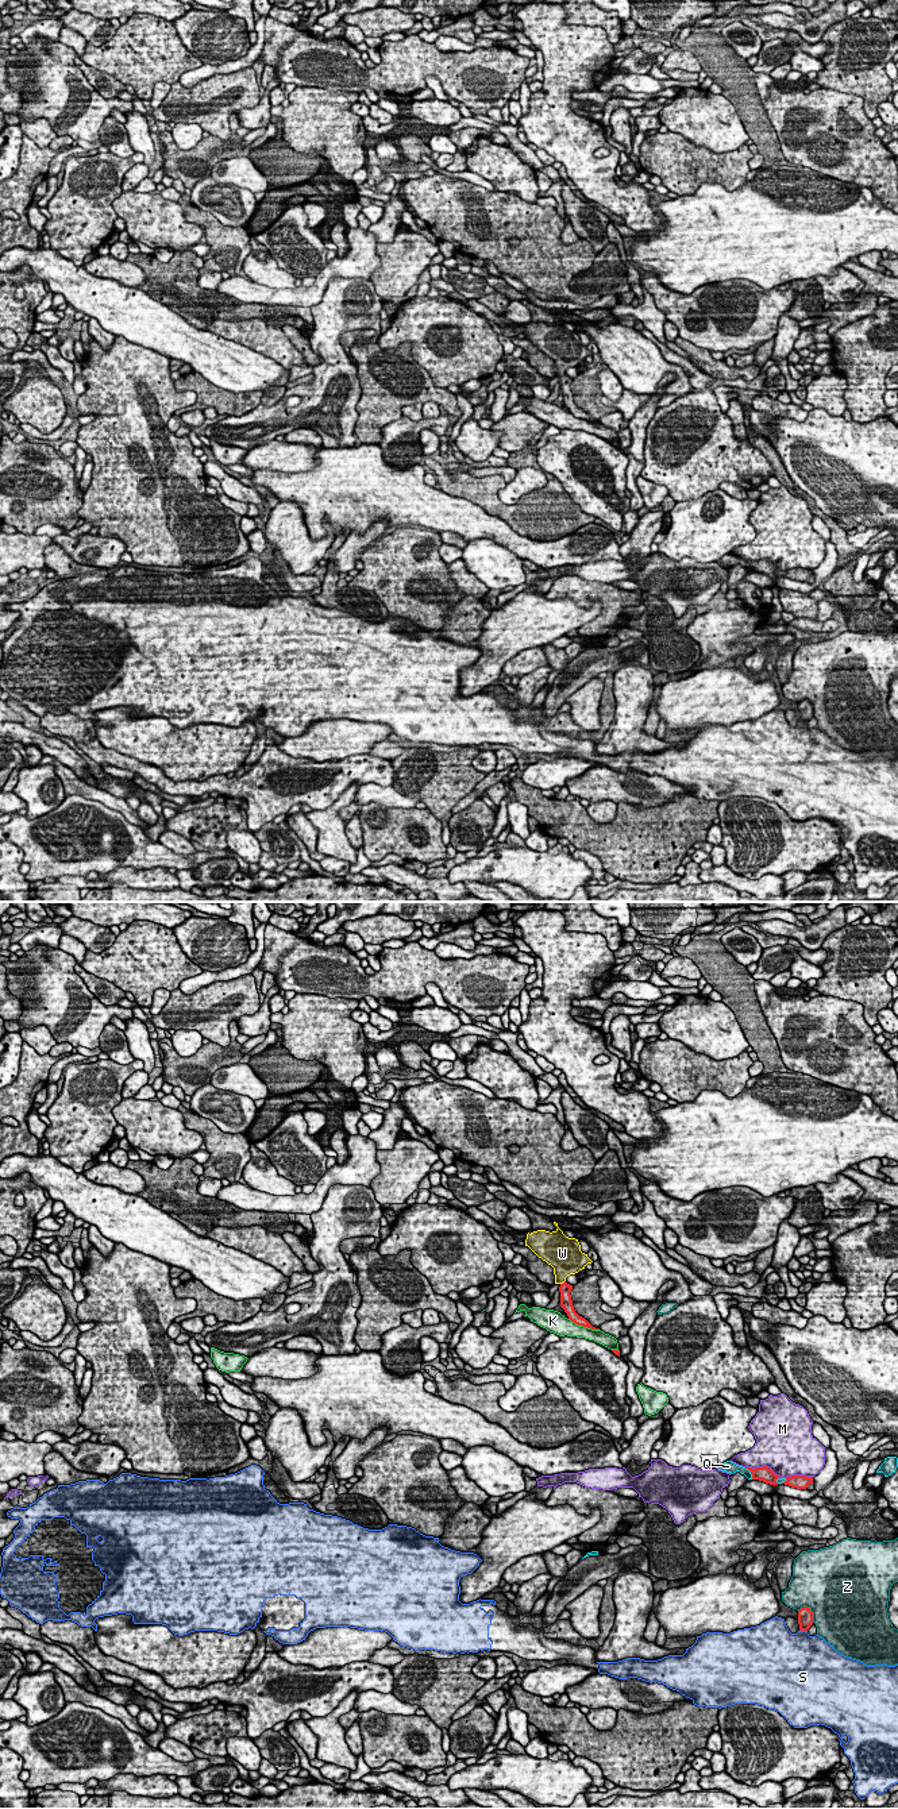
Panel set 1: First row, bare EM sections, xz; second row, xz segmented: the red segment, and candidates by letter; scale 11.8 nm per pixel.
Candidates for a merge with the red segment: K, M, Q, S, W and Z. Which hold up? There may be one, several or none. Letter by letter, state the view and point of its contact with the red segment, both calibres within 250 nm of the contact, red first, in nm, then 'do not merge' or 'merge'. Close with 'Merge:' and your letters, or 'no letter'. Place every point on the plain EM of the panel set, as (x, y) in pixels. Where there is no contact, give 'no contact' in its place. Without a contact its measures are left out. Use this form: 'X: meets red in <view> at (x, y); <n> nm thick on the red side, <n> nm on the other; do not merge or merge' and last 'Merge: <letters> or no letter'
K: meets red in xz at (584, 419); 120 nm thick on the red side, 220 nm on the other; do not merge
M: meets red in xz at (764, 559); 180 nm thick on the red side, 480 nm on the other; do not merge
Q: meets red in xz at (751, 566); 180 nm thick on the red side, 130 nm on the other; do not merge
S: meets red in xz at (804, 722); 190 nm thick on the red side, 420 nm on the other; do not merge
W: meets red in xz at (563, 375); 140 nm thick on the red side, 320 nm on the other; merge
Z: meets red in xz at (812, 705); 190 nm thick on the red side, 500 nm on the other; do not merge
Merge: W

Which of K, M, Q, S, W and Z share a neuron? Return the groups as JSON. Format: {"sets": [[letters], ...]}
{"sets": [["K"], ["M"], ["Q"], ["S"], ["W"], ["Z"]]}

